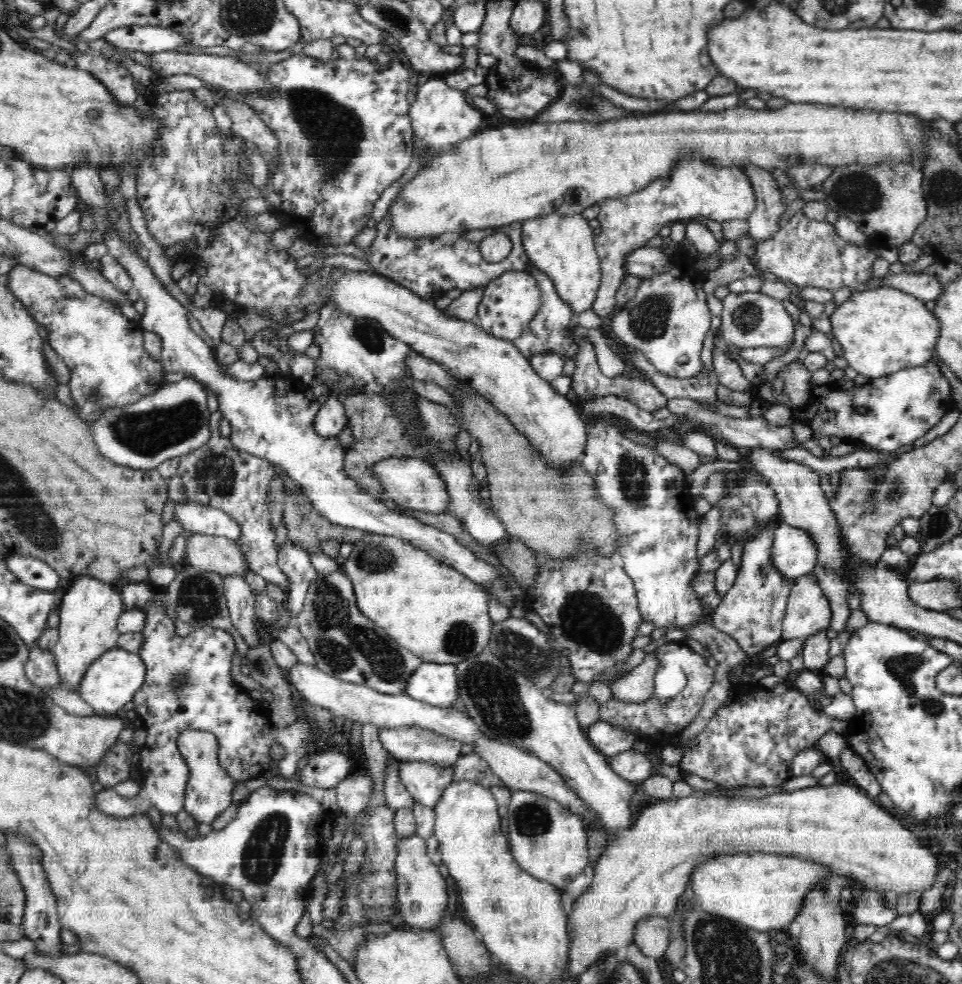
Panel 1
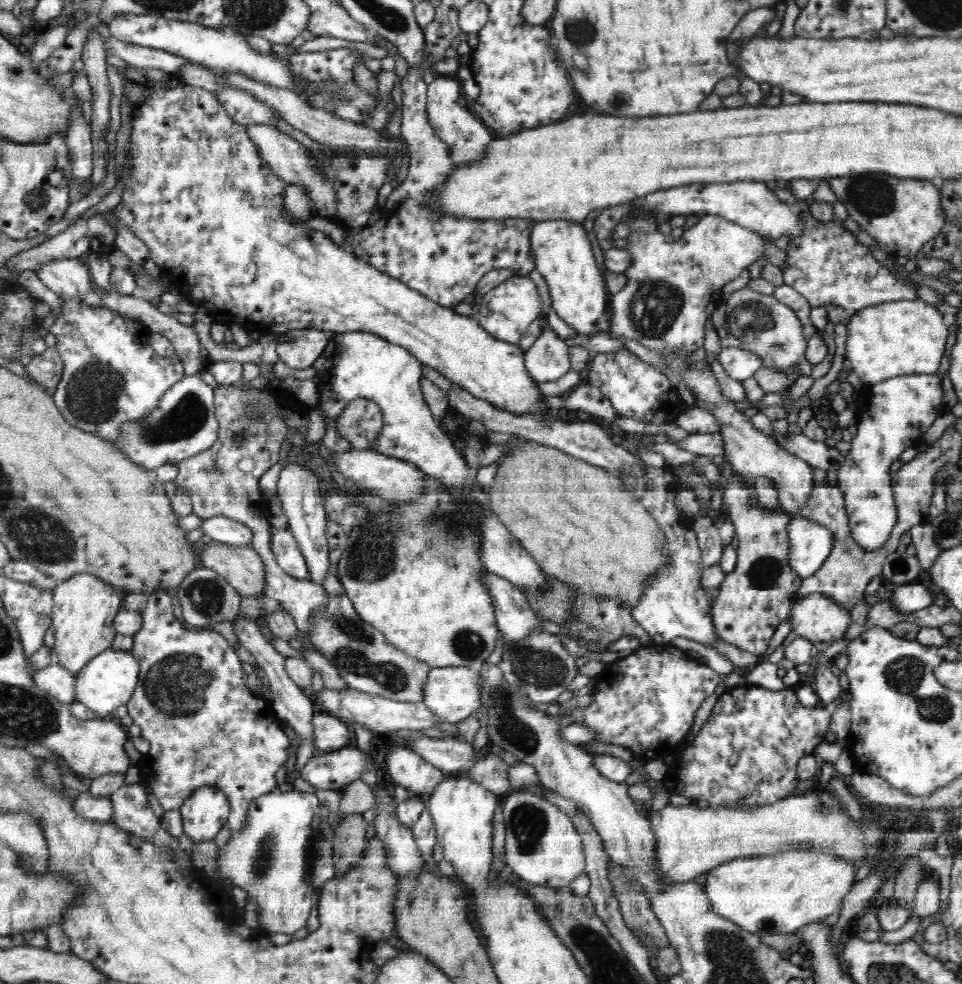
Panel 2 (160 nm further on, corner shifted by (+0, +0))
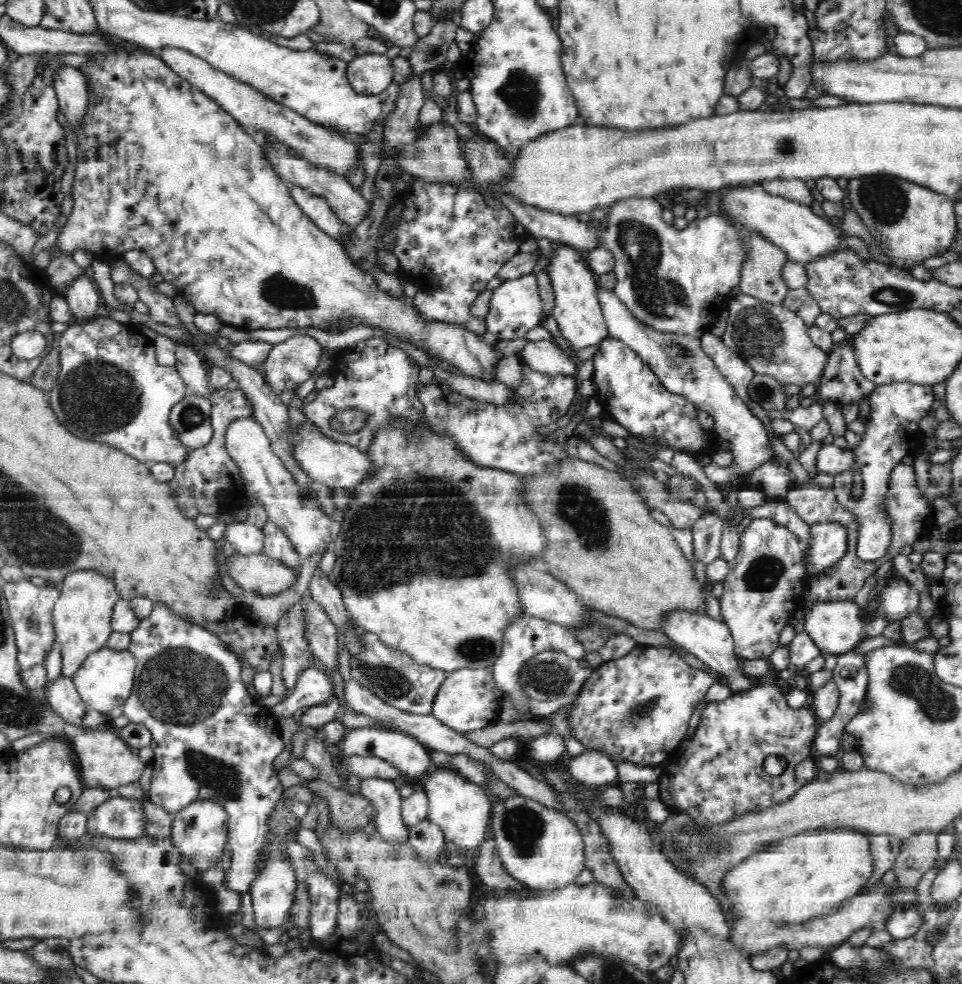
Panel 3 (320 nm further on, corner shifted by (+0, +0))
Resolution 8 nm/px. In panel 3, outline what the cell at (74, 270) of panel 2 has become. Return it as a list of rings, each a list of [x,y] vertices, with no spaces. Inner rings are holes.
[[[86,272],[69,286],[66,293],[57,292],[57,294],[64,296],[64,299],[68,301],[75,319],[91,320],[101,309],[104,309],[101,293]]]

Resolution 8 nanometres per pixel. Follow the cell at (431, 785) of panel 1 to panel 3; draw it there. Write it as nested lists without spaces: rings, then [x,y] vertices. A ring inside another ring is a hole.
[[[370,725],[348,730],[345,738],[340,742],[340,749],[345,756],[376,756],[386,760],[400,771],[404,784],[413,786],[415,790],[422,790],[422,780],[434,772],[431,759],[428,758],[428,748],[418,740],[406,735],[402,731]]]

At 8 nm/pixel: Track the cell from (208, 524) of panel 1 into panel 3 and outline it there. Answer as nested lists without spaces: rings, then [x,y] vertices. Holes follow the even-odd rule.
[[[248,521],[227,524],[223,538],[243,555],[260,554],[264,548],[263,532]]]

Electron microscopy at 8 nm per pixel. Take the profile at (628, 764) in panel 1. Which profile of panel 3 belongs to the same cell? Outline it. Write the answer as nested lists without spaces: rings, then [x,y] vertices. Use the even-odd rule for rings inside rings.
[[[598,751],[571,756],[567,764],[569,764],[569,775],[574,777],[574,780],[594,787],[605,787],[610,783],[616,783],[622,774],[604,753]]]

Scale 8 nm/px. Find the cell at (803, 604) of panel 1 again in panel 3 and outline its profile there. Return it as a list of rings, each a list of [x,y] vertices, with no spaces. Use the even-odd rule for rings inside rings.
[[[816,601],[804,616],[804,631],[823,652],[835,655],[854,651],[864,640],[864,622],[854,601]]]

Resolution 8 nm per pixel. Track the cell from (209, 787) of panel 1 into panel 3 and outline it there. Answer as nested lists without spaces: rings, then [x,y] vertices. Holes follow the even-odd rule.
[[[195,801],[175,814],[172,834],[173,841],[184,860],[196,867],[196,870],[208,870],[221,865],[221,857],[225,852],[228,840],[229,815],[222,805],[216,801]]]

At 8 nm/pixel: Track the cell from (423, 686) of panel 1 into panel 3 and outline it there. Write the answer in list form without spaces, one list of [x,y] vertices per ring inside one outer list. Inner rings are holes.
[[[462,668],[446,674],[434,699],[432,714],[456,732],[482,730],[499,722],[503,697],[494,691],[493,668]]]

